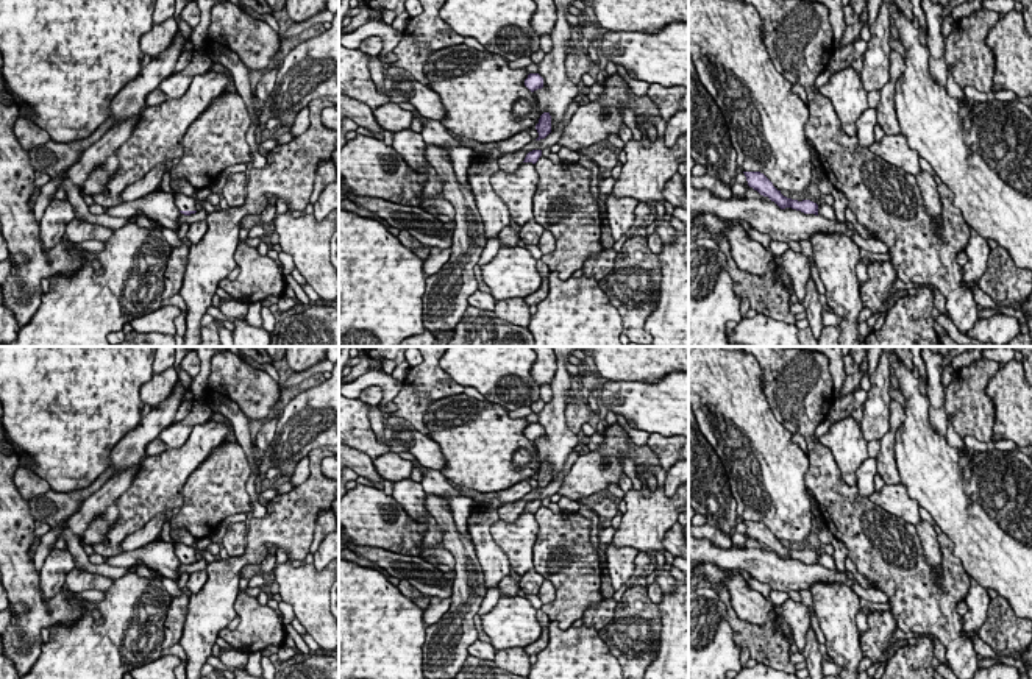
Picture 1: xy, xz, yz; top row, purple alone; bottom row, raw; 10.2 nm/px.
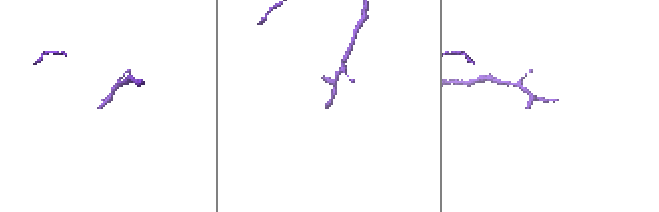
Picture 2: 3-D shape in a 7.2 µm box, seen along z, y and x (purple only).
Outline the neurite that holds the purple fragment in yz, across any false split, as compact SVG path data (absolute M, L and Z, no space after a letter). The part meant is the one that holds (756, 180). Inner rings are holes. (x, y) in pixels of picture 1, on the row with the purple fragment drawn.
M743 172L748 181L748 186L757 190L760 195L768 197L774 201L781 209L792 208L801 211L804 214L818 215L818 204L810 200L792 200L787 198L778 190L773 183L760 172Z

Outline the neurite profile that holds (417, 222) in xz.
M353 192L345 194L358 208L378 214L390 226L407 231L426 248L447 250L453 245L453 233L443 222L434 219L428 211L415 206L401 206L381 198L361 197Z

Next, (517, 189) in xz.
M532 162L520 164L514 173L498 170L490 178L490 184L520 228L534 219L532 198L537 190L539 175Z

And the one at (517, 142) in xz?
M526 128L506 140L496 142L496 148L504 156L523 150L531 140L529 128Z

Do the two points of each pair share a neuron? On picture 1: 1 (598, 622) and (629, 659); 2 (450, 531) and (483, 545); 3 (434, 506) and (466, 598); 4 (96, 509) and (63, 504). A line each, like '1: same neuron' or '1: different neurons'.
1: different neurons
2: different neurons
3: same neuron
4: different neurons

